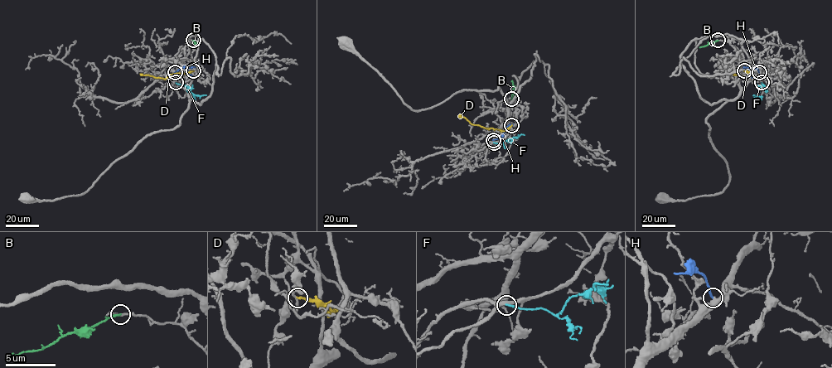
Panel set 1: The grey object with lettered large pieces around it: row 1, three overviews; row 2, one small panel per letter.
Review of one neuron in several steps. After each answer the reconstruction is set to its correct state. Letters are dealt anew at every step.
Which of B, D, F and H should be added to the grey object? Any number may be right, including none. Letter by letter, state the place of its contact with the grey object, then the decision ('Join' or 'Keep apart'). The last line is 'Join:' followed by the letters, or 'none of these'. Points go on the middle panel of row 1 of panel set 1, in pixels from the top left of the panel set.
B: Touches grey at (511, 99). Join
D: Touches grey at (511, 125). Keep apart
F: Touches grey at (494, 142). Keep apart
H: Touches grey at (493, 140). Keep apart
Join: B

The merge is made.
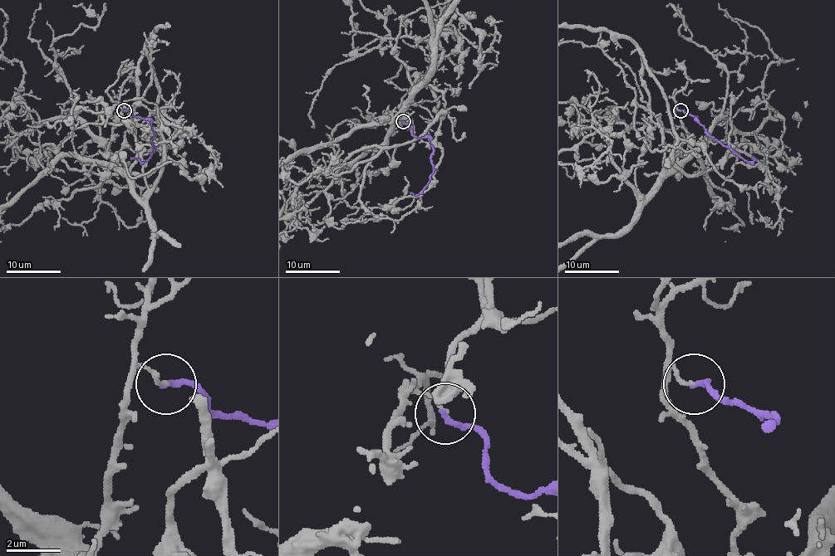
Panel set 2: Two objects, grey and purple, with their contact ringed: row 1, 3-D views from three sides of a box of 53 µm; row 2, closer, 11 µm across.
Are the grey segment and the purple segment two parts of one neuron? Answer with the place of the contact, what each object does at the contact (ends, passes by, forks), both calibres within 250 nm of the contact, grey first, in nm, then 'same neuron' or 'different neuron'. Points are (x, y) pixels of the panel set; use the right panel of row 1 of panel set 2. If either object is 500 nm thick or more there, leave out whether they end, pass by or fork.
(680, 110) | grey ends | purple ends | 120/220 nm | different neuron

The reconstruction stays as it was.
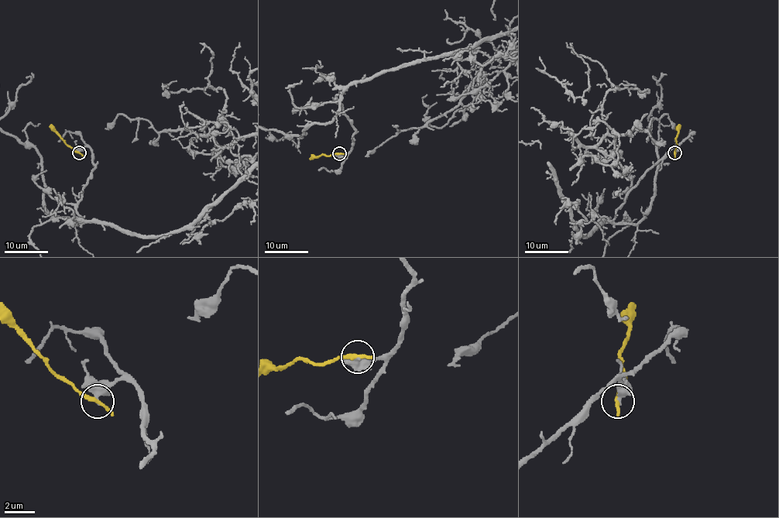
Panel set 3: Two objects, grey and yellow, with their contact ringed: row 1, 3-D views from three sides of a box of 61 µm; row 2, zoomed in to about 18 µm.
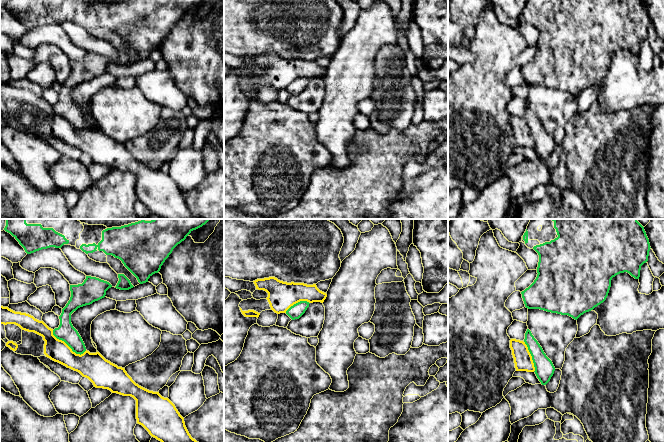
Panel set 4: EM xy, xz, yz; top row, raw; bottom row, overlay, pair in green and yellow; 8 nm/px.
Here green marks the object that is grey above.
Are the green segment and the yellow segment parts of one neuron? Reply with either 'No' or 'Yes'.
No

